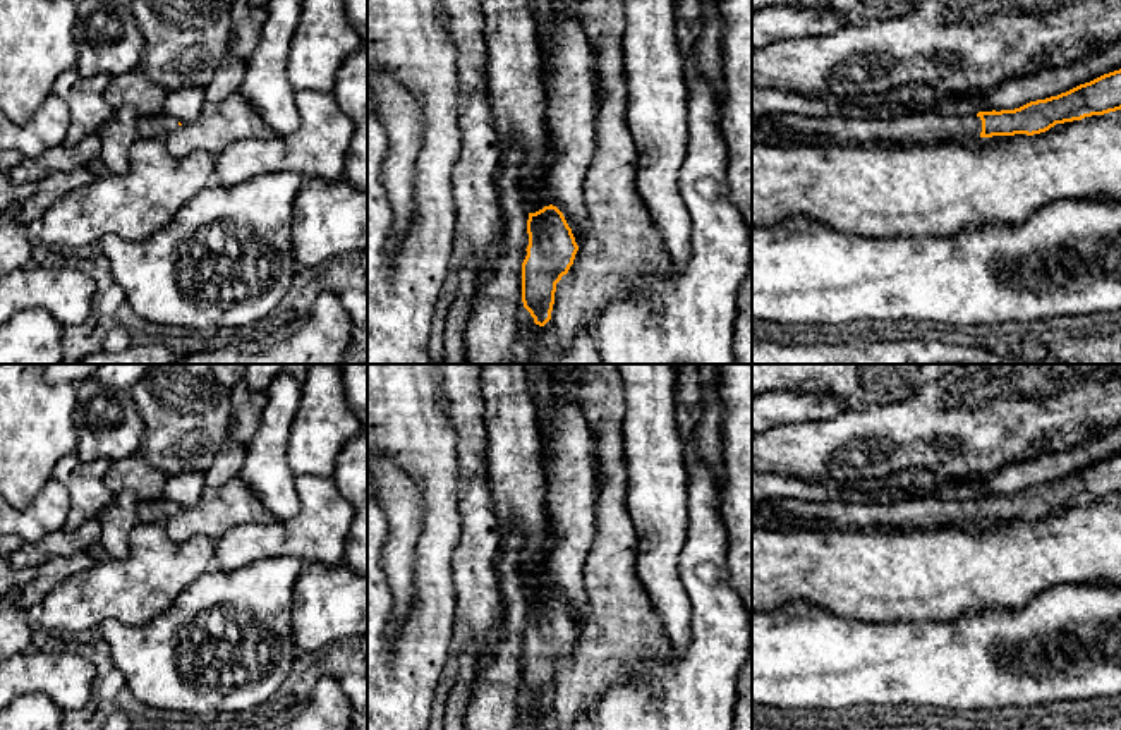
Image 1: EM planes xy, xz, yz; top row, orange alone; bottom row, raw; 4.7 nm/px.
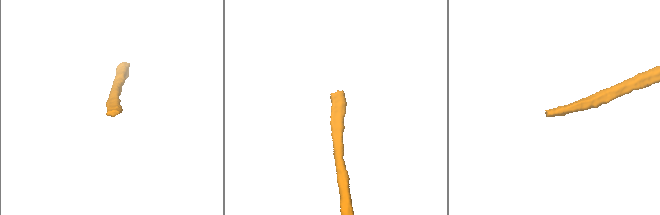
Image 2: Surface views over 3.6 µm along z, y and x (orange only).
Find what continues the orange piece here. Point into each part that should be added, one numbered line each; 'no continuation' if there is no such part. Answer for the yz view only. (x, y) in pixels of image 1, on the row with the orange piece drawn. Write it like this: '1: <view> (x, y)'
1: yz (929, 127)

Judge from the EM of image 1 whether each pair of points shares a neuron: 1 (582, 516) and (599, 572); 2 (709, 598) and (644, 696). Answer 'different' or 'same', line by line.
1: different
2: same

